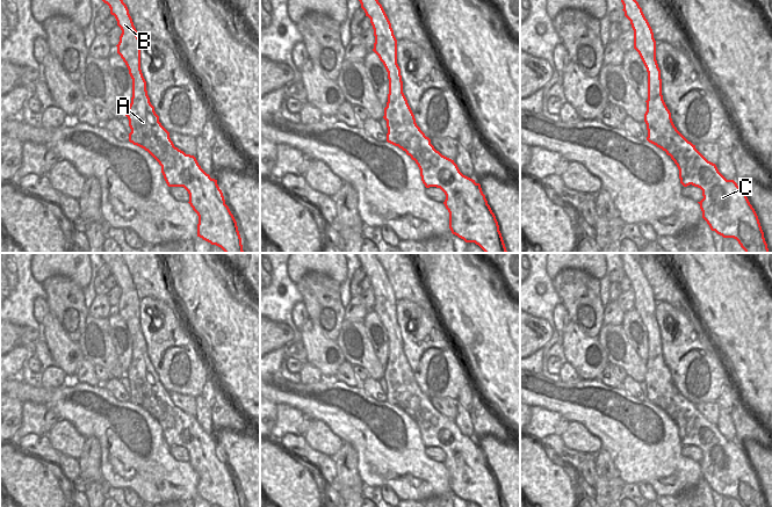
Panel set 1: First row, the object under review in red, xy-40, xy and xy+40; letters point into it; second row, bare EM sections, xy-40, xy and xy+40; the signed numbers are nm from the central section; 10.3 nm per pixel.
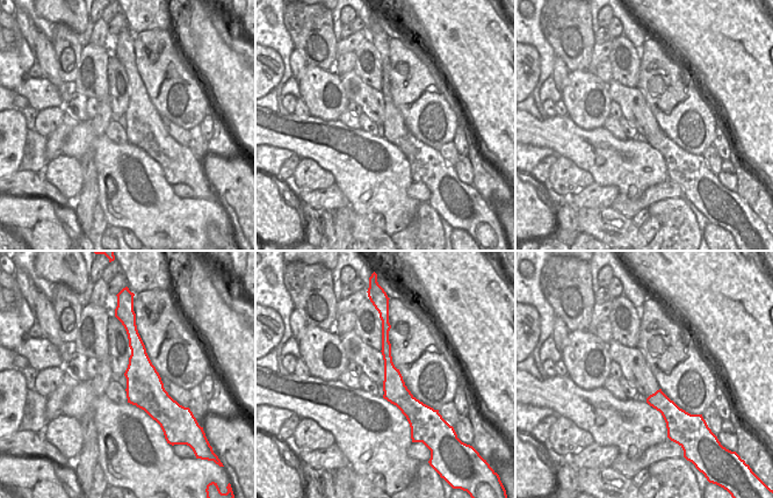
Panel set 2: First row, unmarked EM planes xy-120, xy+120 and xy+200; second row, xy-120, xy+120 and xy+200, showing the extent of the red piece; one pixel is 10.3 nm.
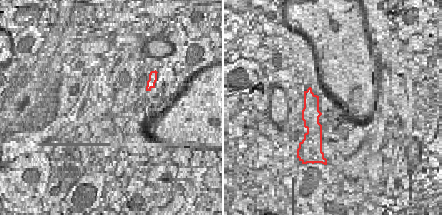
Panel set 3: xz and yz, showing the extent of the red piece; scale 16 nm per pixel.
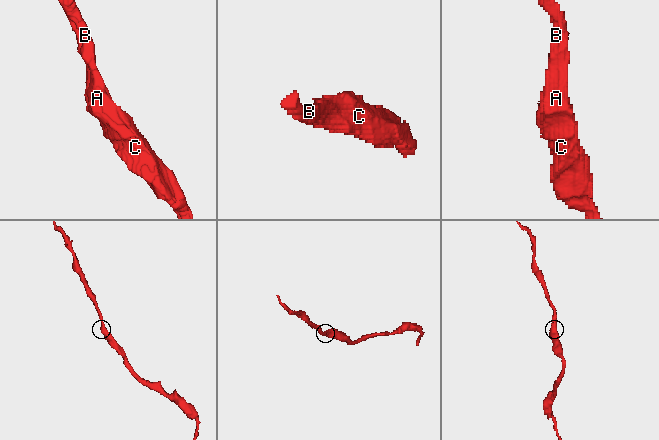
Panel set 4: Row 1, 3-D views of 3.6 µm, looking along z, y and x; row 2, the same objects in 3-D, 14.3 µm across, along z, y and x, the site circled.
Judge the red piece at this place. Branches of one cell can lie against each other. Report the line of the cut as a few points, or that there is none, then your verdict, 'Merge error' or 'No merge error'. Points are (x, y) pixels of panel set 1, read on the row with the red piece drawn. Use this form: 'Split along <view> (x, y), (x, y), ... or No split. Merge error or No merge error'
No split. No merge error

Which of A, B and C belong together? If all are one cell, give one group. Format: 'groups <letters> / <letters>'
groups A B C

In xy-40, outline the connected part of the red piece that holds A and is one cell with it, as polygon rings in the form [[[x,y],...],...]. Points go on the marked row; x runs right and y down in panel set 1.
[[[102,0],[110,8],[110,14],[115,16],[122,34],[117,46],[117,53],[125,63],[132,79],[132,97],[127,111],[129,126],[129,142],[147,151],[161,166],[161,173],[168,187],[183,187],[189,194],[189,204],[199,216],[197,237],[221,247],[225,253],[244,253],[241,238],[237,222],[231,213],[217,180],[211,179],[201,166],[196,158],[186,154],[174,146],[169,138],[169,132],[159,122],[159,116],[150,102],[146,90],[146,81],[140,70],[140,39],[134,26],[129,9],[123,0]]]

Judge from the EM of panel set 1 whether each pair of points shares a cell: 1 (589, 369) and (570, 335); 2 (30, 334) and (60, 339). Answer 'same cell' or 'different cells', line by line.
1: same cell
2: different cells

